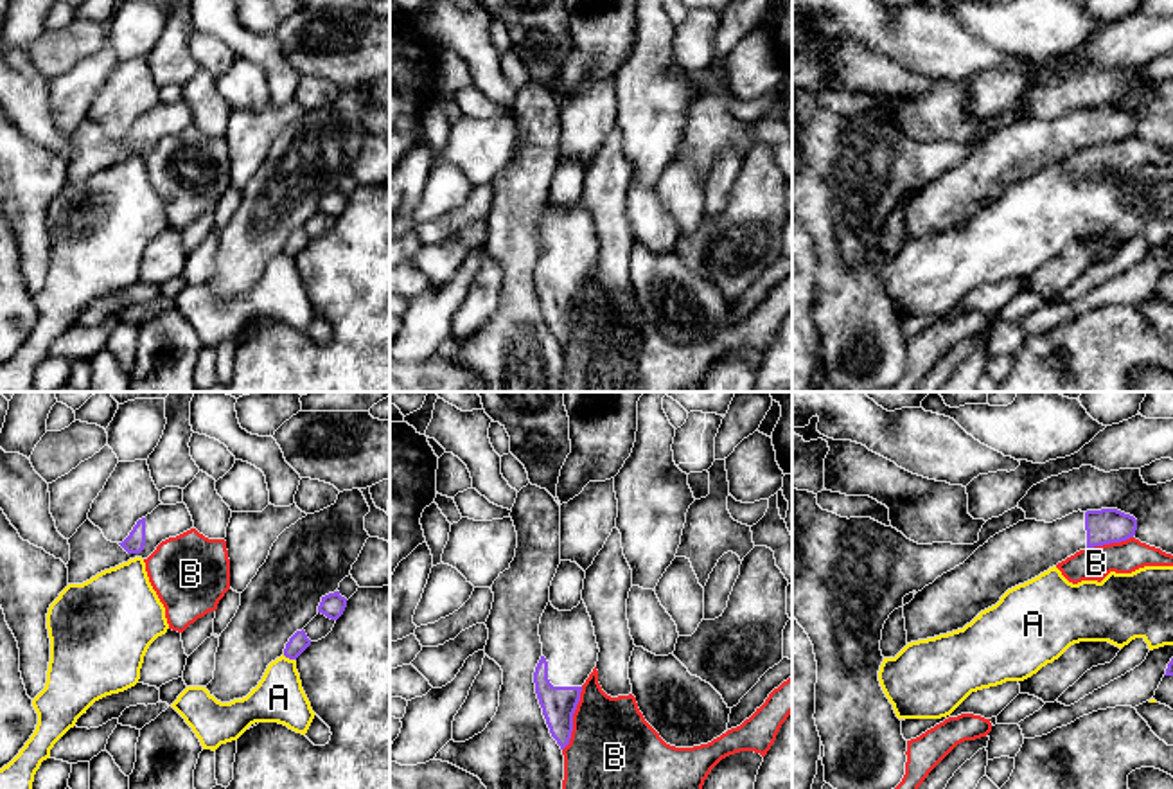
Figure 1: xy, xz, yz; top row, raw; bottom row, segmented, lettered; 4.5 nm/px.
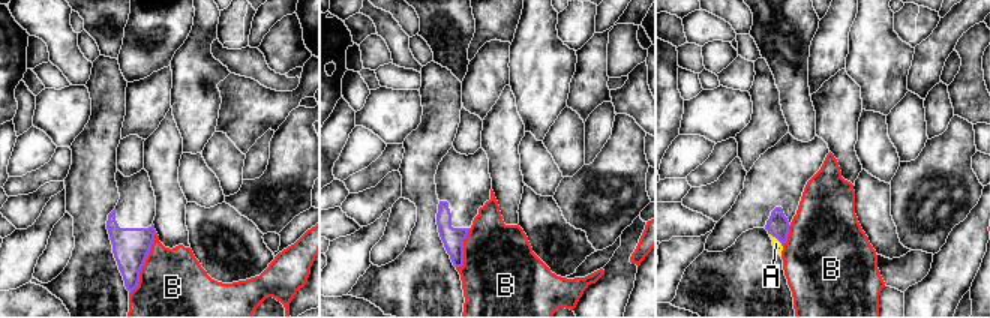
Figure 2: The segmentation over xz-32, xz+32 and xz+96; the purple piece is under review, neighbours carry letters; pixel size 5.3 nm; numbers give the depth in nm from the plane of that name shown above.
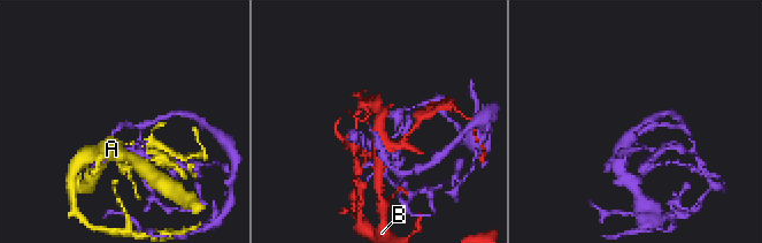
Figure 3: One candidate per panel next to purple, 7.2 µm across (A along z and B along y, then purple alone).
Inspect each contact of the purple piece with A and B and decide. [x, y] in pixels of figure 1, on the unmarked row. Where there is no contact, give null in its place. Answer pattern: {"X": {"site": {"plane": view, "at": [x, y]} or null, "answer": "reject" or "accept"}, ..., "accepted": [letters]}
{"A": {"site": {"plane": "xy", "at": [288, 254]}, "answer": "reject"}, "B": {"site": {"plane": "xz", "at": [572, 317]}, "answer": "reject"}, "accepted": []}

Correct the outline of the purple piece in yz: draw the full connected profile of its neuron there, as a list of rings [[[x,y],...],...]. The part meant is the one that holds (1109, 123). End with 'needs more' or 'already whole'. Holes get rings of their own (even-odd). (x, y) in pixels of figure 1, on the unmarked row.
[[[1117,106],[1078,108],[1053,120],[1019,119],[904,203],[907,241],[963,226],[1008,187],[1080,147],[1126,138],[1135,128],[1137,117]]]; needs more

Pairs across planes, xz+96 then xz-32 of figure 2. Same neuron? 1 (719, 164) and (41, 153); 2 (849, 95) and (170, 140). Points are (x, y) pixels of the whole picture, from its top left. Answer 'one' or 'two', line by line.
1: two
2: one

